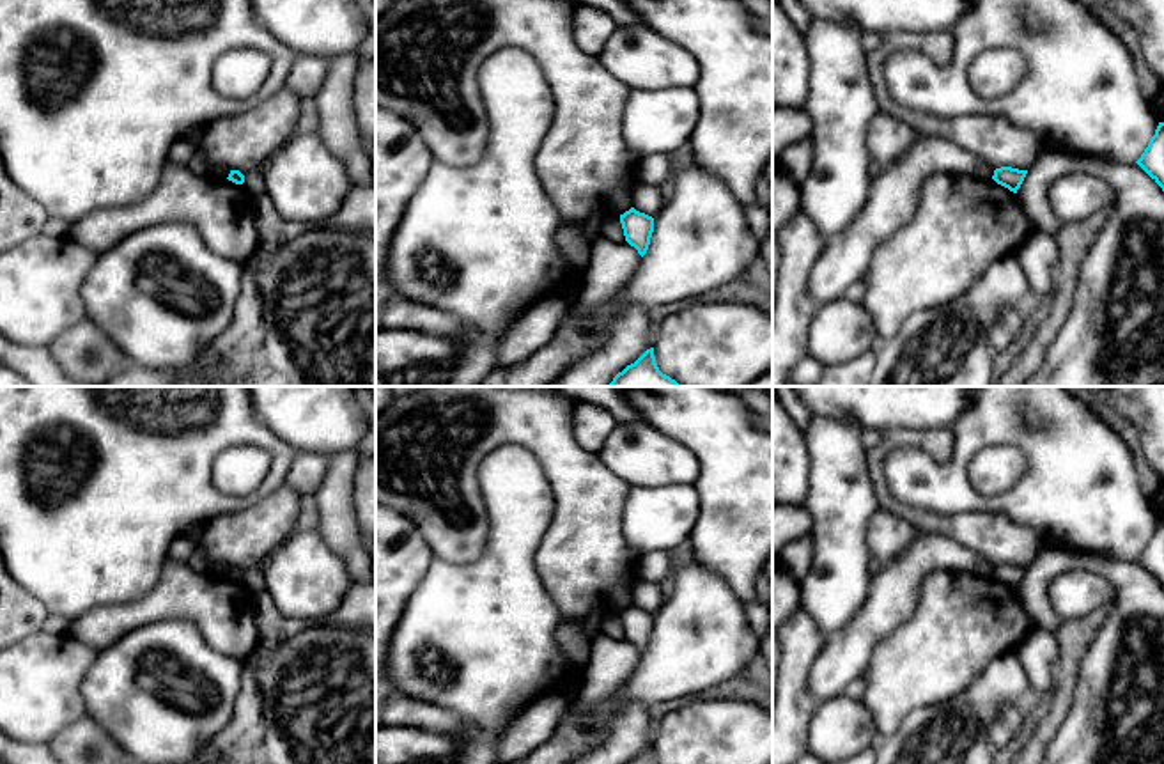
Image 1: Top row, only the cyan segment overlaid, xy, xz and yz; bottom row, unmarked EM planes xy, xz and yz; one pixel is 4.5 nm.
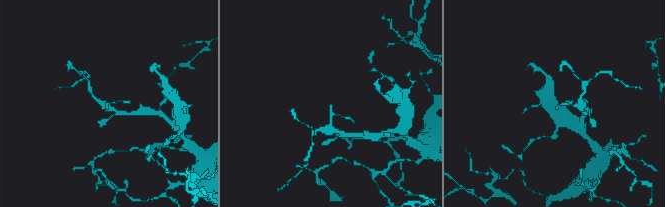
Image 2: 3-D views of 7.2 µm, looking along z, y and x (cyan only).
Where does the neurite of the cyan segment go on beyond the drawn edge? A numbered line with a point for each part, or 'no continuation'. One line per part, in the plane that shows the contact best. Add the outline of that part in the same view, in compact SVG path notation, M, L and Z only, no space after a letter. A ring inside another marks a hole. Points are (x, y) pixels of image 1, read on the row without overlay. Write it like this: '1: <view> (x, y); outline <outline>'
no continuation

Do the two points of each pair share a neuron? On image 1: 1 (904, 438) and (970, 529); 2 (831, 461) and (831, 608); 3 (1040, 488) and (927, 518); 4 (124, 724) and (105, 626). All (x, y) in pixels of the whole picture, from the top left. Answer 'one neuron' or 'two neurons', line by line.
1: one neuron
2: one neuron
3: two neurons
4: two neurons

